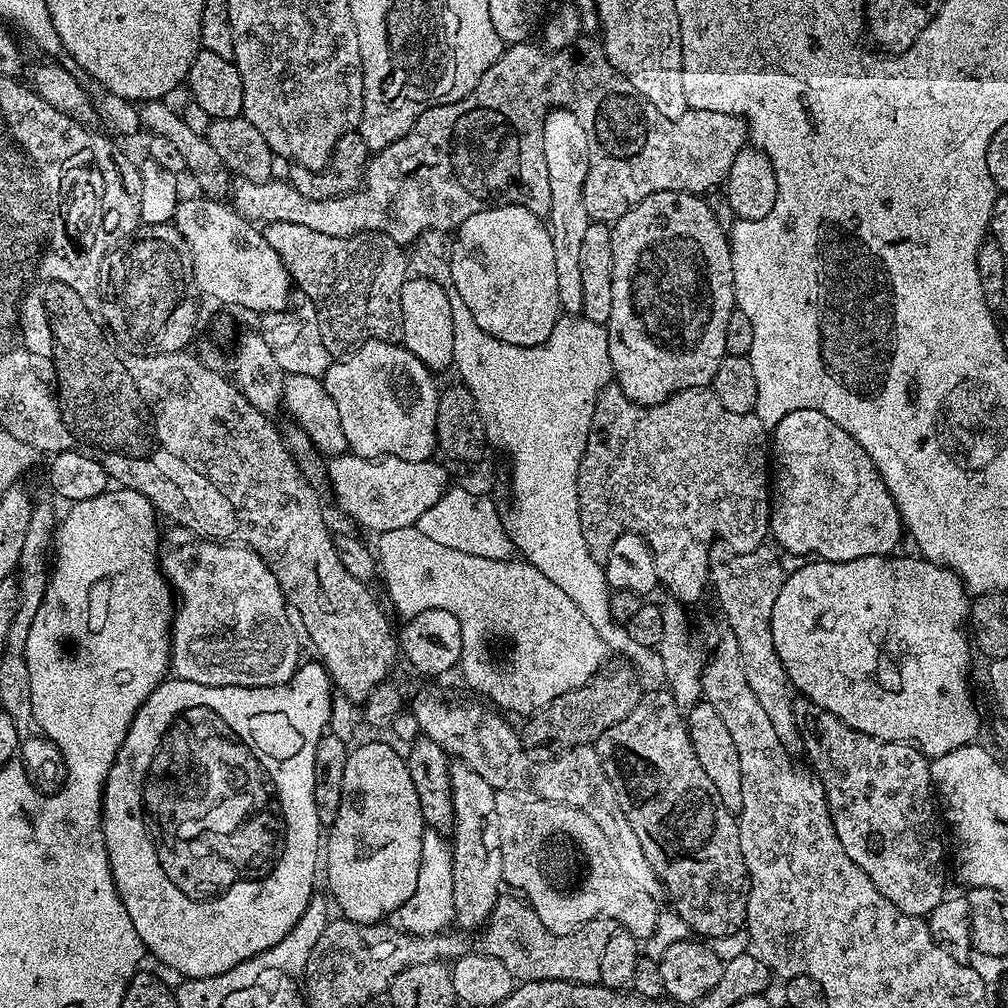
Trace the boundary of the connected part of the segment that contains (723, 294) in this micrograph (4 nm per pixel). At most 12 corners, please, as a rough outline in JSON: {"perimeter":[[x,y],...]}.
{"perimeter":[[651,193],[612,228],[615,384],[708,388],[737,311],[707,199]]}

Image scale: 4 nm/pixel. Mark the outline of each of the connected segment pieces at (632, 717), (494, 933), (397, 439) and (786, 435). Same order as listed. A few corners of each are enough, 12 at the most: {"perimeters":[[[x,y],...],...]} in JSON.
{"perimeters":[[[667,690],[594,747],[702,938],[741,931],[740,826]],[[502,894],[482,951],[516,982],[598,984],[616,921],[559,936]],[[367,340],[322,377],[365,460],[437,451],[441,389],[403,343]],[[818,410],[774,425],[770,536],[822,560],[895,553],[900,511]]]}

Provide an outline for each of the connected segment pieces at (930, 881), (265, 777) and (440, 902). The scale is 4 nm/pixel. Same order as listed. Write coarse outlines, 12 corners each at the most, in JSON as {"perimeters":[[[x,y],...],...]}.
{"perimeters":[[[793,699],[846,854],[900,912],[946,898],[929,757]],[[161,680],[104,783],[138,938],[226,974],[314,899],[334,685]],[[422,834],[418,886],[394,913],[412,936],[453,927],[452,849]]]}

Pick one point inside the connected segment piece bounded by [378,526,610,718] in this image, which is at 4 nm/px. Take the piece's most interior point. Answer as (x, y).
(554, 649)

